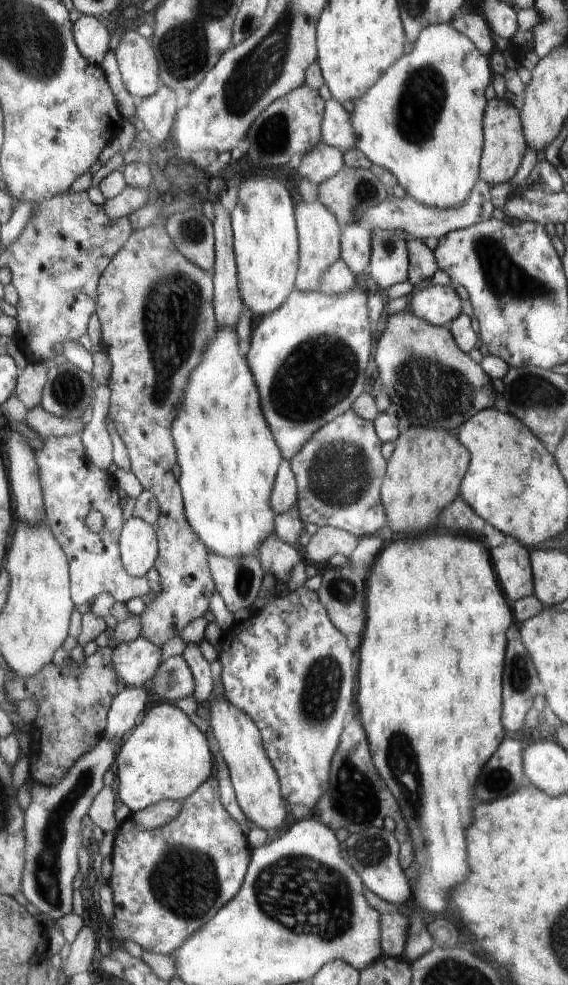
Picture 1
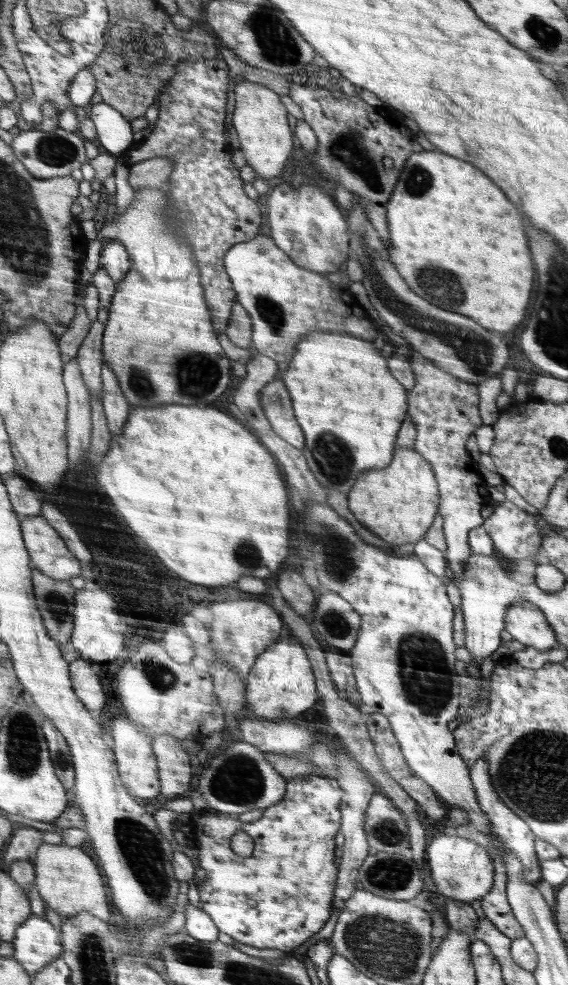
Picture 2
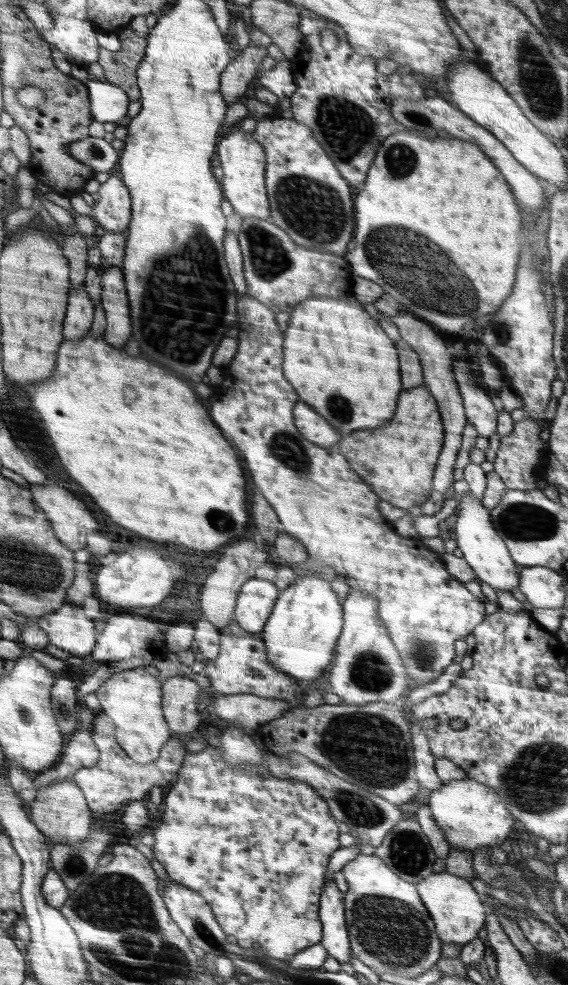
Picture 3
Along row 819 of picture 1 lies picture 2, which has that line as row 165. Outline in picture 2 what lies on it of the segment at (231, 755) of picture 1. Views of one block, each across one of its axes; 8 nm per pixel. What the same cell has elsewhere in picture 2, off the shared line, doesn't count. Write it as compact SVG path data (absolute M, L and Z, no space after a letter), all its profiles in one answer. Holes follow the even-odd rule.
M241 79L236 82L235 100L233 126L238 134L239 150L244 153L247 165L256 172L255 178L263 178L270 182L282 172L286 162L290 162L288 158L294 150L292 130L286 118L286 106L273 88Z

